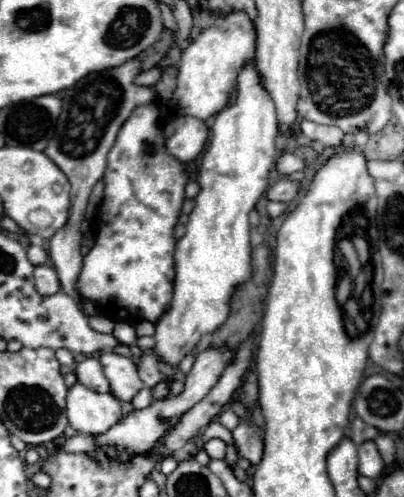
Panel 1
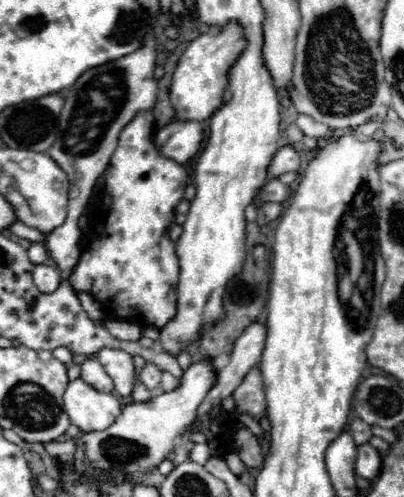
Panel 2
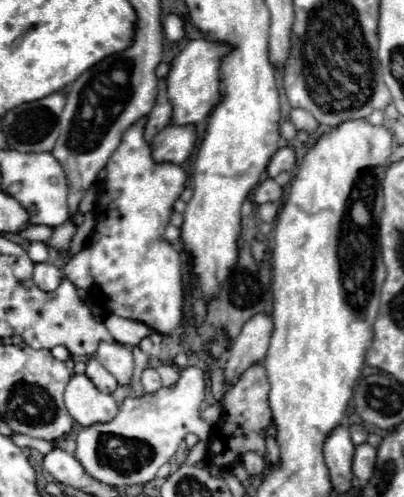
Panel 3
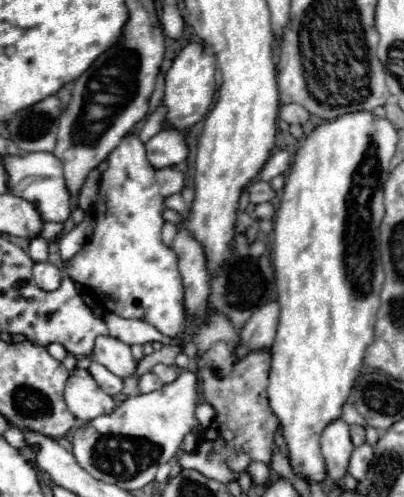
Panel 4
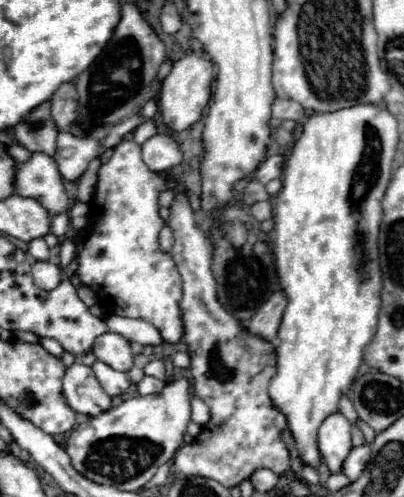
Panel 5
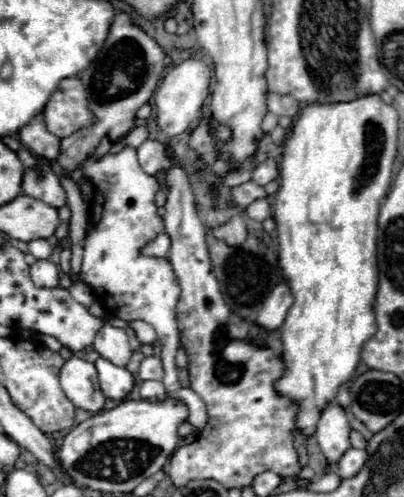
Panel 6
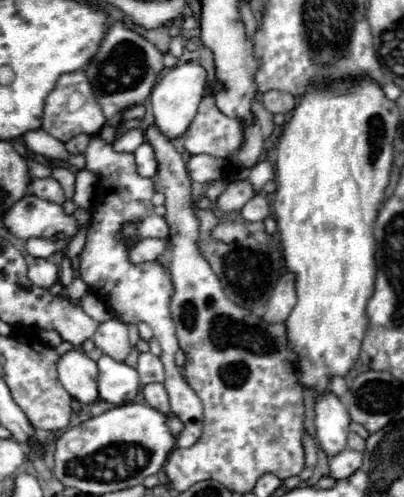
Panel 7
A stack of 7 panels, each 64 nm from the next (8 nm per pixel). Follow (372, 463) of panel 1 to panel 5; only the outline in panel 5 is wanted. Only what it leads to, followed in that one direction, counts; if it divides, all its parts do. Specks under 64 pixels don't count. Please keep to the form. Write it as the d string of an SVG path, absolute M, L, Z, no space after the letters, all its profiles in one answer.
M368 444L352 448L350 456L344 462L344 474L350 480L358 480L362 476L362 472L364 472L364 466L366 466L368 460L370 460L370 446Z

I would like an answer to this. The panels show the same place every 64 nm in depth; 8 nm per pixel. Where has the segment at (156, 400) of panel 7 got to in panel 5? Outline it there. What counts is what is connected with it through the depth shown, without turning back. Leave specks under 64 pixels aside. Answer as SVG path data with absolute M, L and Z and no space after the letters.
M144 376L140 382L138 382L138 394L146 396L146 394L156 394L164 388L164 380L158 380L158 378L152 378L152 376Z

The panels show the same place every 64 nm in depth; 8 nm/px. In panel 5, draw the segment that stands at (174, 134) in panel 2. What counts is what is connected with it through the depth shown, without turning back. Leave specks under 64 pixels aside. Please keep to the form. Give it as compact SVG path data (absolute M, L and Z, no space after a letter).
M156 134L142 144L142 158L152 172L164 172L182 162L182 150L172 134Z

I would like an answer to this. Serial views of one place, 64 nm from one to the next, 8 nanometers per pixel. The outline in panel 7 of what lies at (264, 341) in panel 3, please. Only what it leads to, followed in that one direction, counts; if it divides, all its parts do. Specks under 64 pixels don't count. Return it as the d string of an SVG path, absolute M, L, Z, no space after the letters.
M286 272L276 288L272 290L270 294L270 300L268 300L268 308L266 312L262 314L262 320L266 320L268 324L278 324L278 322L284 322L288 318L288 314L292 312L296 304L296 290L294 290L294 276L290 272Z

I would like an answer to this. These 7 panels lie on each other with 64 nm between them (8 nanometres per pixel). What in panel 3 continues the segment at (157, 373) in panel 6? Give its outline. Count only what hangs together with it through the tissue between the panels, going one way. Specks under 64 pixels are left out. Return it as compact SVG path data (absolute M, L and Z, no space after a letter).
M158 366L158 372L162 376L162 386L172 386L178 382L178 372L174 372L170 366Z

